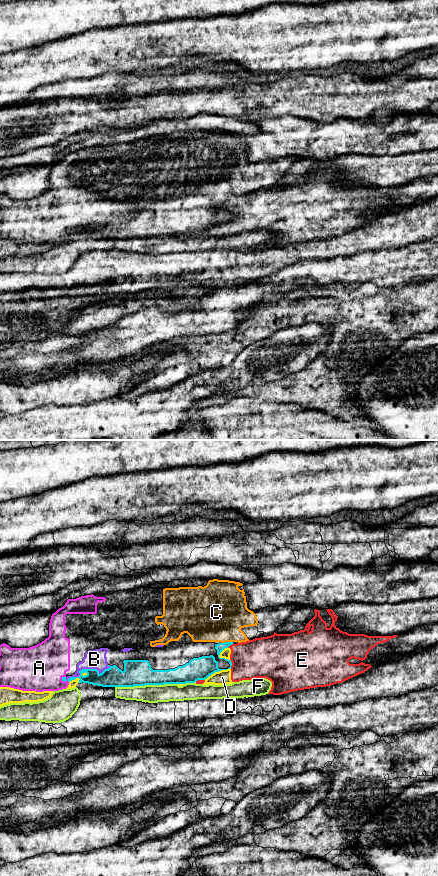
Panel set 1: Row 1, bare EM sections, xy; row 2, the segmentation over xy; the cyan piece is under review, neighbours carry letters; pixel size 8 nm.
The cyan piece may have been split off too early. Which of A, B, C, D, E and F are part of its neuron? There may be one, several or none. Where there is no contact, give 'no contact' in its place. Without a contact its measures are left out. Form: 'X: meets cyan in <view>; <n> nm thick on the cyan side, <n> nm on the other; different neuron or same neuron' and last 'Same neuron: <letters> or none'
A: meets cyan in xy; 30 nm thick on the cyan side, 380 nm on the other; same neuron
B: meets cyan in xy; 160 nm thick on the cyan side, 160 nm on the other; same neuron
C: meets cyan in xy; 70 nm thick on the cyan side, 460 nm on the other; same neuron
D: meets cyan in xy; 180 nm thick on the cyan side, 120 nm on the other; different neuron
E: meets cyan in xy; 70 nm thick on the cyan side, 320 nm on the other; different neuron
F: meets cyan in xy; 200 nm thick on the cyan side, 140 nm on the other; different neuron
Same neuron: A, B, C

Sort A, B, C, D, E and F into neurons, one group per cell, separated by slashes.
A B C / D E / F

